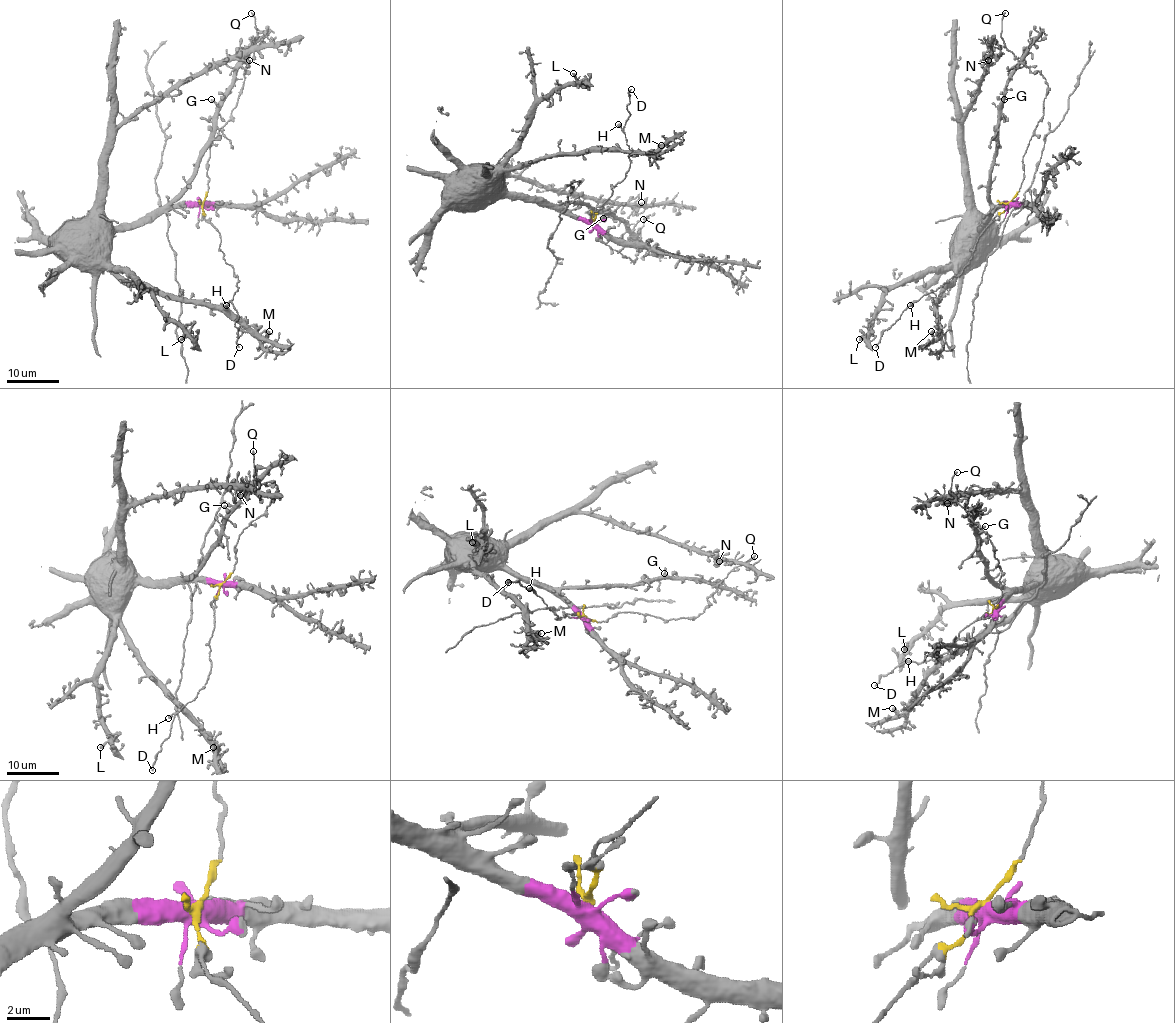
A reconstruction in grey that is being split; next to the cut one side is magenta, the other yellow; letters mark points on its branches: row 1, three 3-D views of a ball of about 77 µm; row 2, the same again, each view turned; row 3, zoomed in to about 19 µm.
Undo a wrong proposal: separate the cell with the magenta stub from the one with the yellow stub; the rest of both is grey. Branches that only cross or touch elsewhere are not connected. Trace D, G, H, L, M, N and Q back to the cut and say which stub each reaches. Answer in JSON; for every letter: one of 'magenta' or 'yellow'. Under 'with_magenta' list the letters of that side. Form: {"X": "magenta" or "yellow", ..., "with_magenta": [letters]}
{"D": "yellow", "G": "magenta", "H": "yellow", "L": "magenta", "M": "magenta", "N": "magenta", "Q": "yellow", "with_magenta": ["G", "L", "M", "N"]}

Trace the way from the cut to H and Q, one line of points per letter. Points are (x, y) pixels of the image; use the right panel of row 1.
H: (1008, 202), (999, 218), (980, 234), (970, 260), (957, 276), (910, 306)
Q: (1008, 202), (1022, 181), (1022, 157), (1042, 119), (1047, 85), (1006, 48), (1001, 36), (1005, 13)

